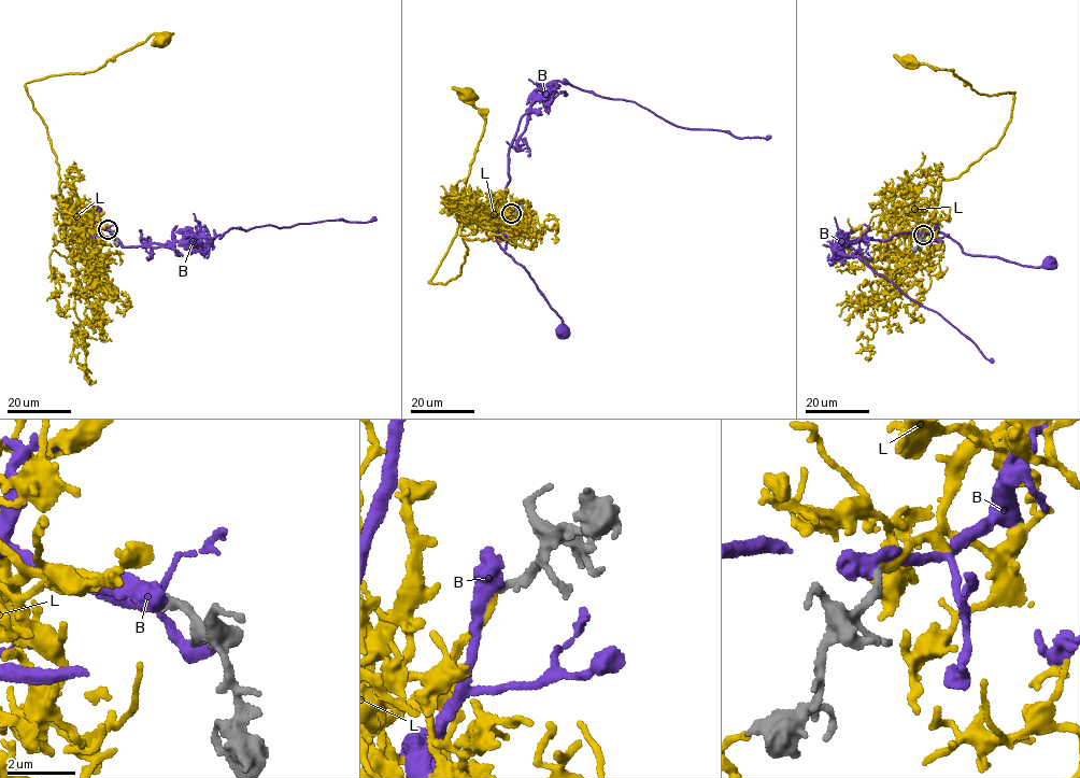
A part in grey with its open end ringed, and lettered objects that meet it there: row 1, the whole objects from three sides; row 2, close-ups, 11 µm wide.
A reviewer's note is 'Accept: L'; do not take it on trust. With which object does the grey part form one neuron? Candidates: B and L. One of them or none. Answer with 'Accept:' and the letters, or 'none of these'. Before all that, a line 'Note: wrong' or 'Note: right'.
Note: right
Accept: L

